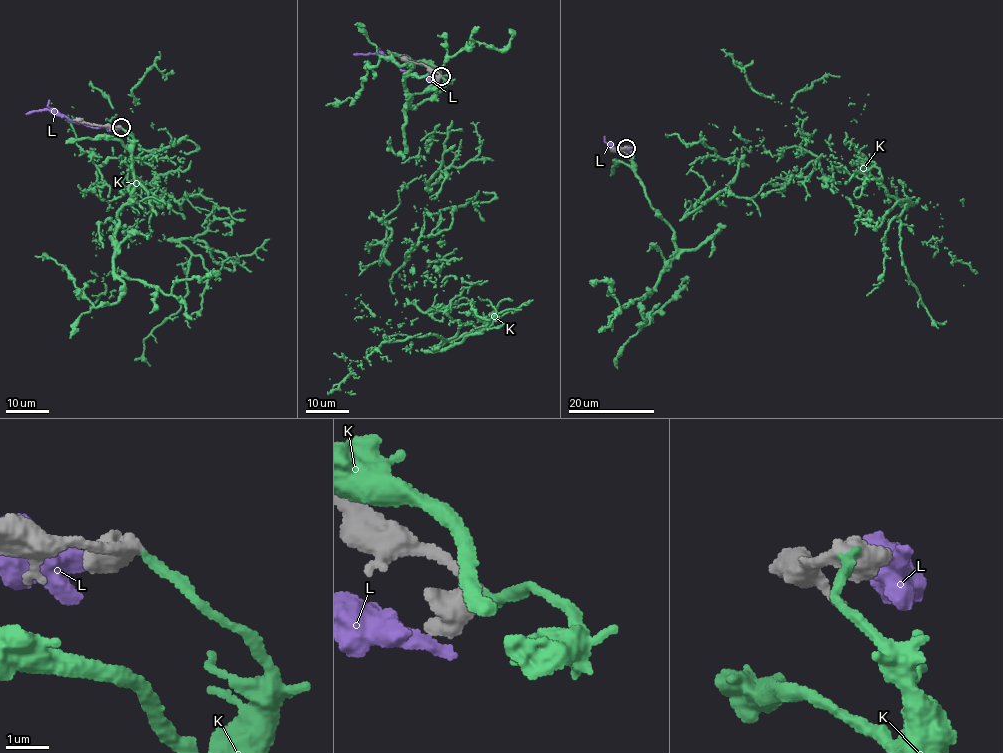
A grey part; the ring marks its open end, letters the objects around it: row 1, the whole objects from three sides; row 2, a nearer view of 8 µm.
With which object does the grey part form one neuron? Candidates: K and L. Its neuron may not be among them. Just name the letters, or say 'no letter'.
K

